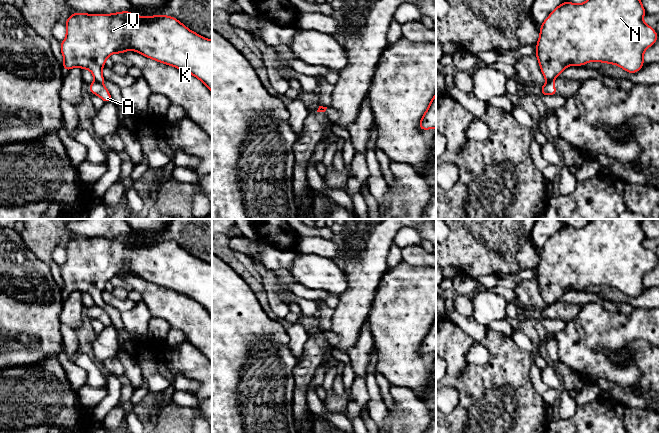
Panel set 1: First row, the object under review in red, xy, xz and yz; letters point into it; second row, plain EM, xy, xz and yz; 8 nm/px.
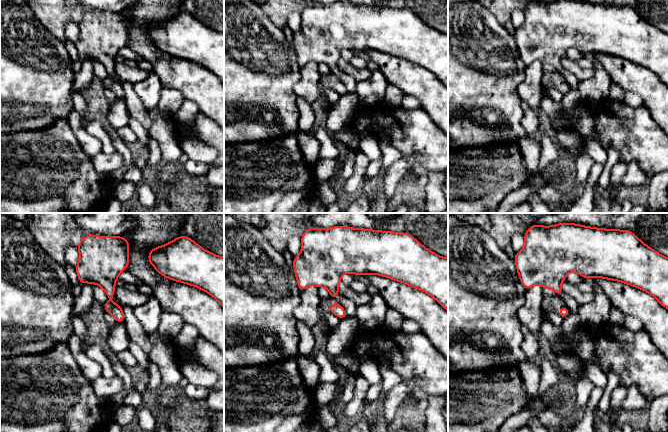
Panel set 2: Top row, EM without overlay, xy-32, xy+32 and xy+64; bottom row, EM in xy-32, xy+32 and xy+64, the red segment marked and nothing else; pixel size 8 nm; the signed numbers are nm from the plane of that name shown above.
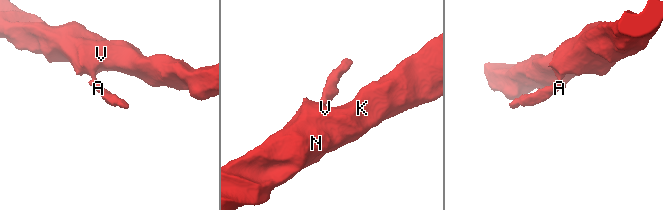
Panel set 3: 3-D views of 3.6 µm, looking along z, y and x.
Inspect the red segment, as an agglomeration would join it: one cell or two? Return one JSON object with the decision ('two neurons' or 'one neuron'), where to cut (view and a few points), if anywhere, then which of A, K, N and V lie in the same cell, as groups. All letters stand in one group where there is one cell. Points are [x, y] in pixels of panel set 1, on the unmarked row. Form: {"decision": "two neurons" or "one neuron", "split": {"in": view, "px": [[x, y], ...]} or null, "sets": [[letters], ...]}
{"decision": "two neurons", "split": {"in": "xy", "px": [[95, 305], [101, 307]]}, "sets": [["A"], ["K", "N", "V"]]}

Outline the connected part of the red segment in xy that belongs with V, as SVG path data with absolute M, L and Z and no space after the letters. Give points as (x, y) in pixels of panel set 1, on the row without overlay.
M130 235L113 238L85 238L72 237L65 245L66 262L60 267L61 277L64 281L62 291L68 296L73 291L88 293L92 296L95 306L102 307L105 303L102 293L106 283L113 277L123 278L132 274L160 287L184 294L203 306L212 317L212 264L204 262L189 254L175 241L166 239L135 240Z

